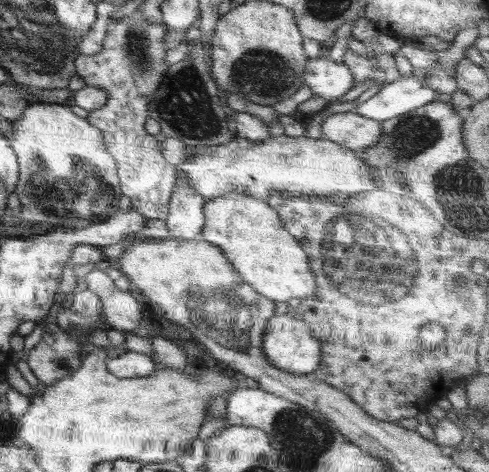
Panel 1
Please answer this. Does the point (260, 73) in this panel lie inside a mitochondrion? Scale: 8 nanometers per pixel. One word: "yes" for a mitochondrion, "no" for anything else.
yes

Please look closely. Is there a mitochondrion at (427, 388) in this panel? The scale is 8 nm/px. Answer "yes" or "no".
no

